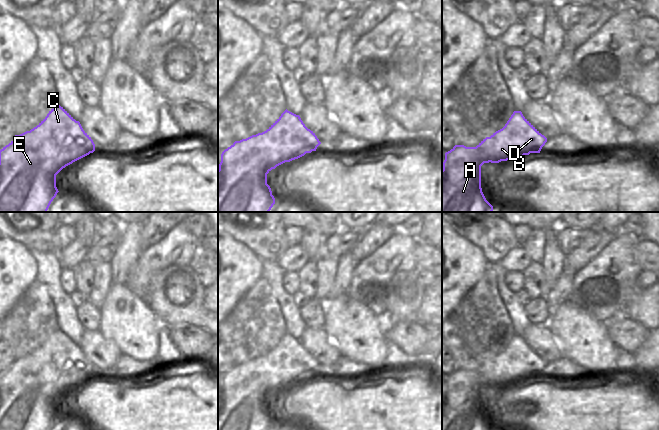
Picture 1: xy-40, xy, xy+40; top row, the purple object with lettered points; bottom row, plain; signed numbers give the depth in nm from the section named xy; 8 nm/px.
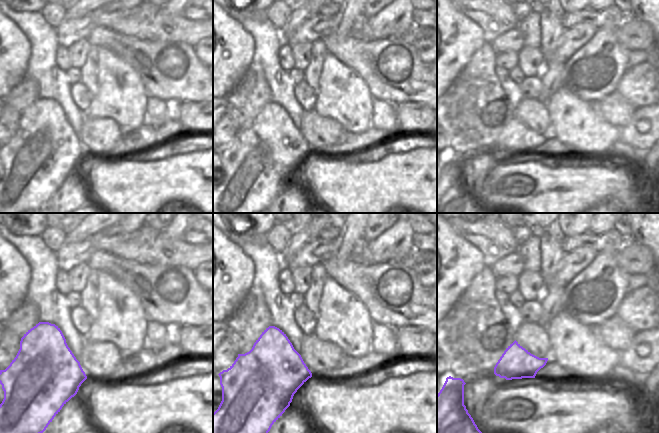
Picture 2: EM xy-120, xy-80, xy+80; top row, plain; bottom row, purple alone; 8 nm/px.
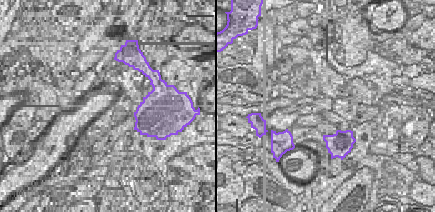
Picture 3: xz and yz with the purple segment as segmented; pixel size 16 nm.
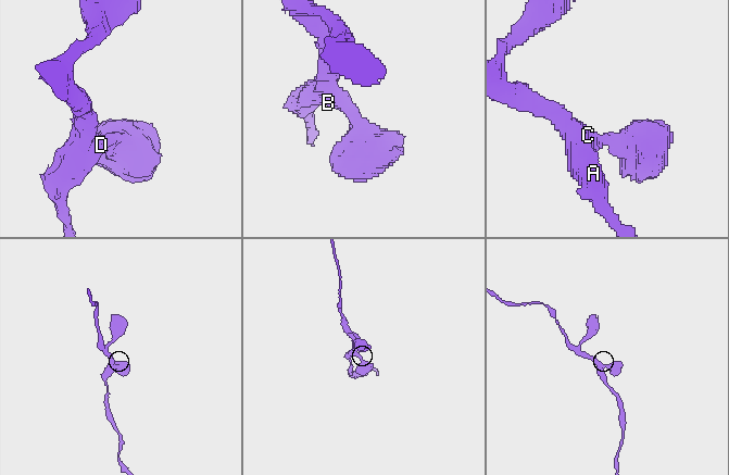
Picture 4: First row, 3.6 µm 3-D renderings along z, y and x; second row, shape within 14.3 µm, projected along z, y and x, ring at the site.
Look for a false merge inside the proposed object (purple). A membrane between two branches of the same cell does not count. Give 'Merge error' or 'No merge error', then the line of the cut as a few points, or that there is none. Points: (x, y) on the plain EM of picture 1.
No merge error. No split.

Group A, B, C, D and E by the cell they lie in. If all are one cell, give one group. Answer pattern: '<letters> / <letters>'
A B C D E

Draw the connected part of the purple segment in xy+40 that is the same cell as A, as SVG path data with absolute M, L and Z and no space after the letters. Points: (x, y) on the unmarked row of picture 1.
M514 335L505 350L483 363L476 371L455 369L445 377L442 393L442 430L492 430L481 412L481 390L484 387L499 387L513 384L530 377L540 377L547 362L542 359L522 338Z

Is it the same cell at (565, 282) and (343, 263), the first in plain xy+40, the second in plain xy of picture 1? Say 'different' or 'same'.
same

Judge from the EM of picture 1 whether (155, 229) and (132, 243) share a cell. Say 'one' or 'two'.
two

